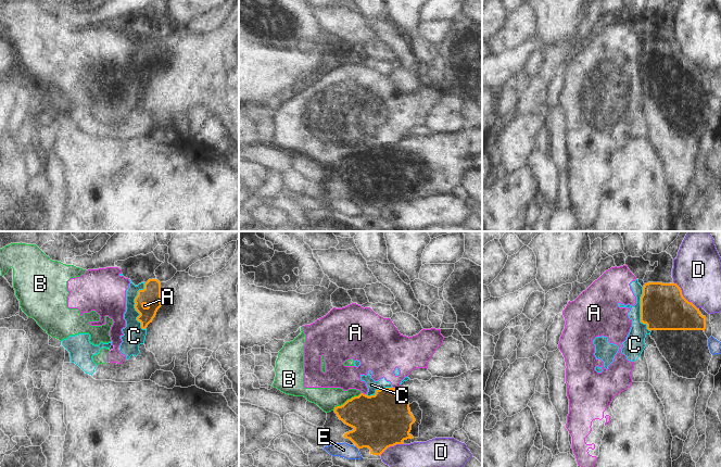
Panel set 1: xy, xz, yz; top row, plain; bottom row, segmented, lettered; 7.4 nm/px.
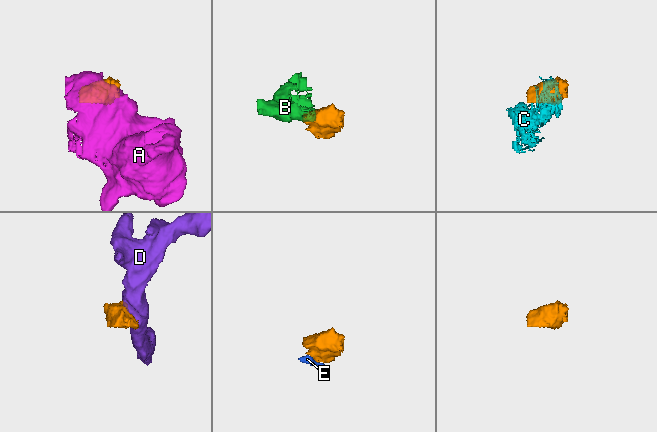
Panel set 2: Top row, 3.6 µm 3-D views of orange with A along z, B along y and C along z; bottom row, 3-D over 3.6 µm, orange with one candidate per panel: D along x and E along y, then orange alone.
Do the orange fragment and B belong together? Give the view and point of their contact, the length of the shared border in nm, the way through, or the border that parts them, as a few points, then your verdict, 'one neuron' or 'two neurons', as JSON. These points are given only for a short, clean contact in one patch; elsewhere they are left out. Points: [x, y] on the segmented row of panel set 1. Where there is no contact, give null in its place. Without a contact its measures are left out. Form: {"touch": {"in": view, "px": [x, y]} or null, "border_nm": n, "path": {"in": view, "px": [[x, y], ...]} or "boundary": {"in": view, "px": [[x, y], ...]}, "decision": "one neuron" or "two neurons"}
{"touch": {"in": "xz", "px": [348, 400]}, "border_nm": 260, "boundary": {"in": "xz", "px": [[361, 392], [332, 409]]}, "decision": "two neurons"}

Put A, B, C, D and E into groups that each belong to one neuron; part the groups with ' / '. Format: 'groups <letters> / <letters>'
groups A B C / D / E

